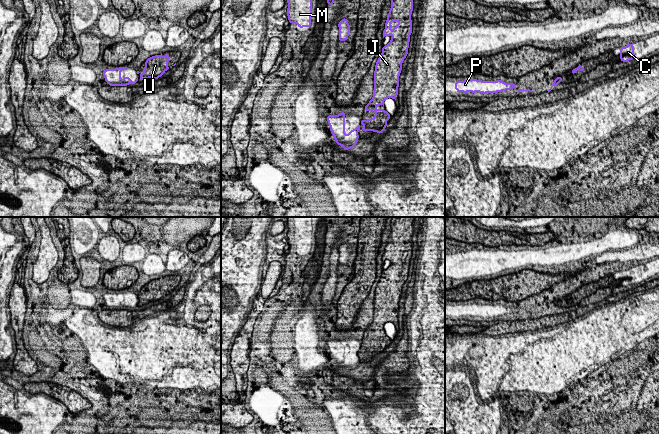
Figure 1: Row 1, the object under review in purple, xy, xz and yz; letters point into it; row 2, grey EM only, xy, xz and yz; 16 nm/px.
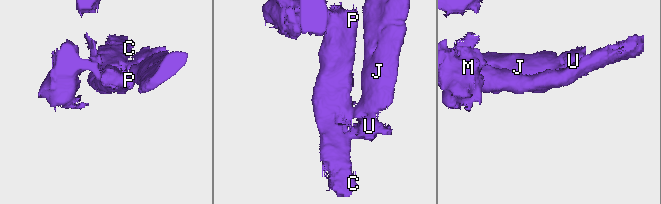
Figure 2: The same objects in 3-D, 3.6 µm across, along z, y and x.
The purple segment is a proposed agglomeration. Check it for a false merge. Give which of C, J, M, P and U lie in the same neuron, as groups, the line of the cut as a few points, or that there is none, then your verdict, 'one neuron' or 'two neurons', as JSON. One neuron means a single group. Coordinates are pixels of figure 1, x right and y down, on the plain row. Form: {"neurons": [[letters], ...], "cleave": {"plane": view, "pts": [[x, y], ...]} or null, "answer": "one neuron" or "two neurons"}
{"neurons": [["C", "M", "P"], ["J", "U"]], "cleave": {"plane": "xz", "pts": [[361, 343], [362, 347]]}, "answer": "two neurons"}

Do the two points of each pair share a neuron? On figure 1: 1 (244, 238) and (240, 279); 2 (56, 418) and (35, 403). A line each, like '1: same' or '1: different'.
1: same
2: same

